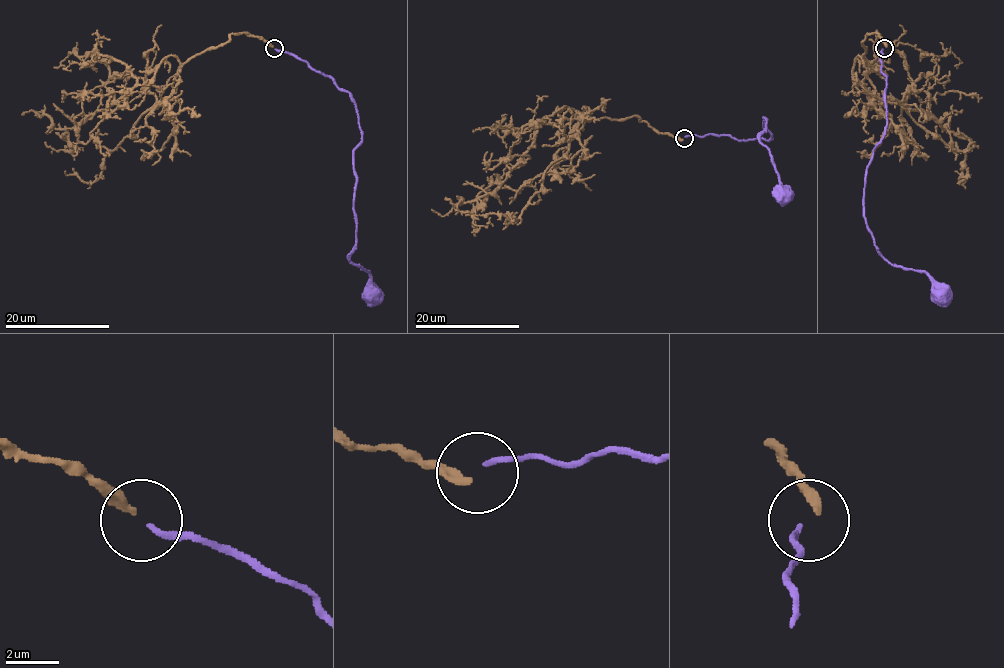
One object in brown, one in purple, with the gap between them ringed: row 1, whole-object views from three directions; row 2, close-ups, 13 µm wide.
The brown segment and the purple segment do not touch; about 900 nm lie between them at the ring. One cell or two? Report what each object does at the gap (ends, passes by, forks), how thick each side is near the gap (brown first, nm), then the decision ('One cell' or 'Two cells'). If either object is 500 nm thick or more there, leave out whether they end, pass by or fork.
At the ring brown ends. At the ring purple ends. Thickness 320 nm (brown) against 200 nm. One cell

